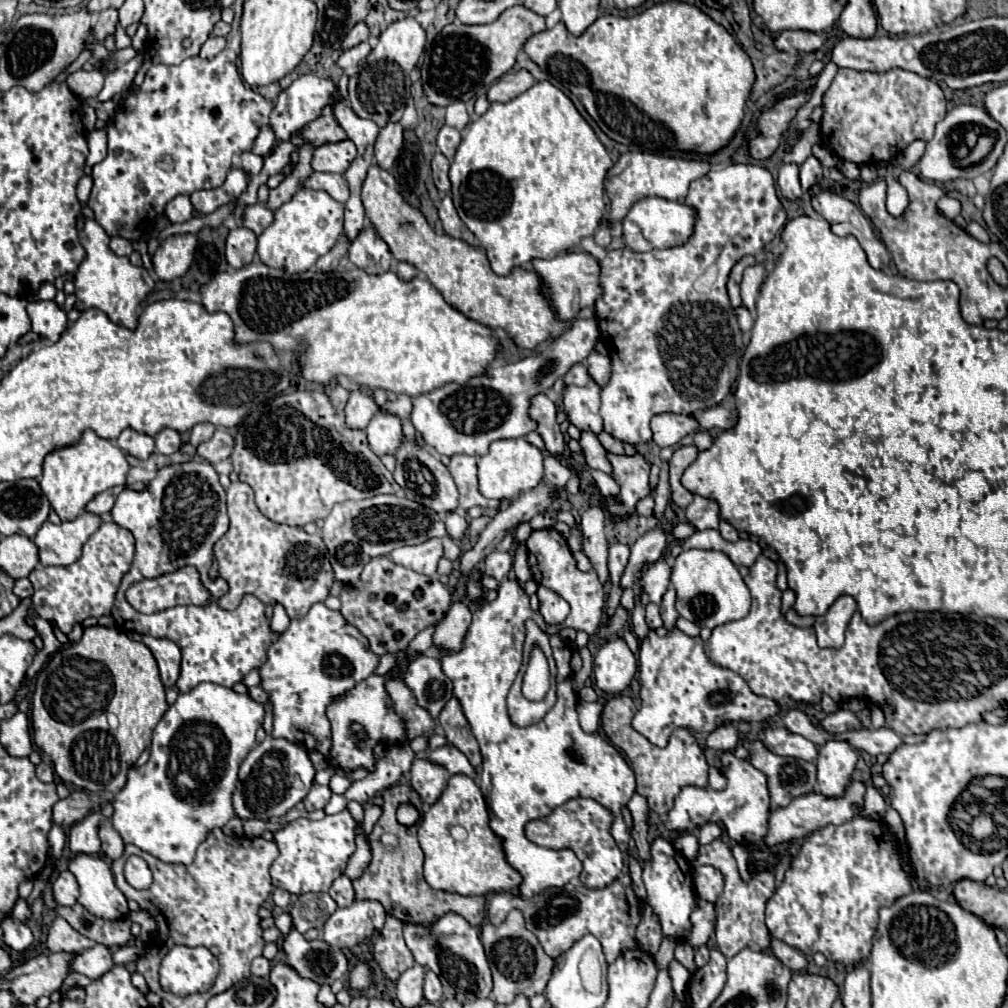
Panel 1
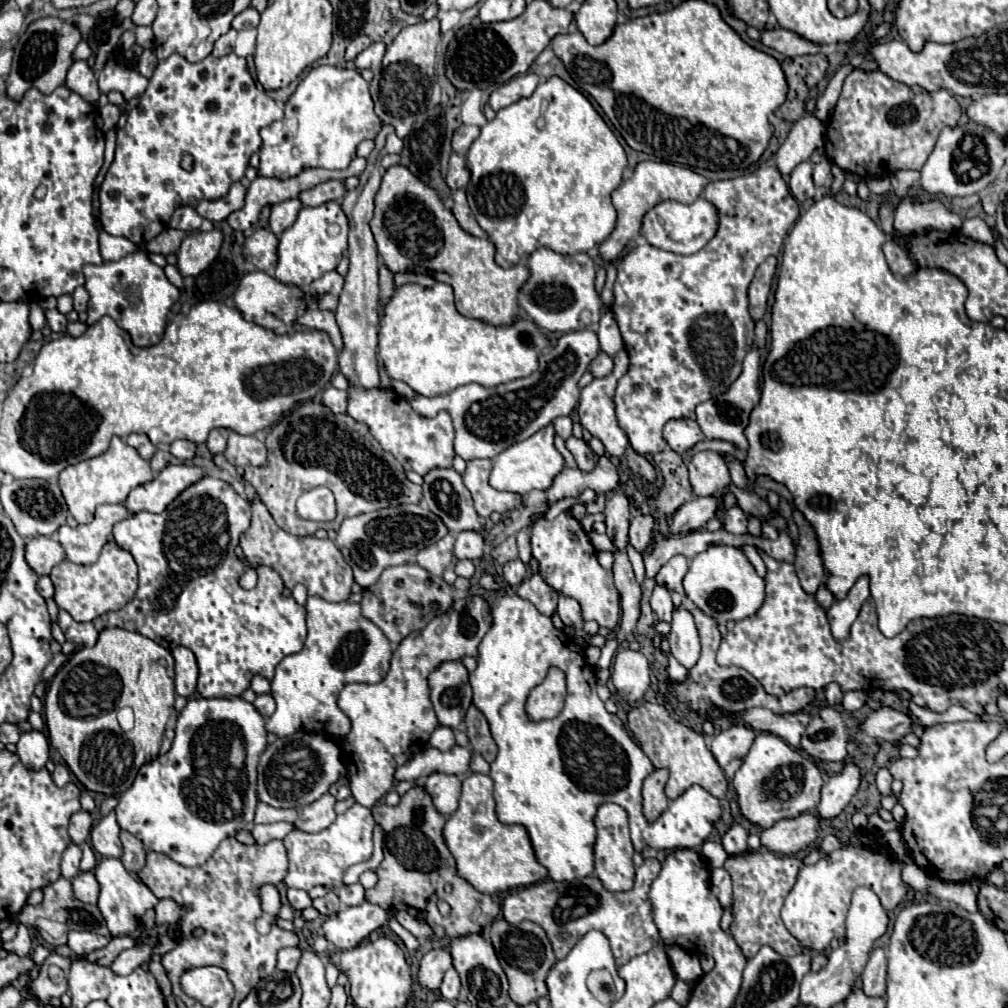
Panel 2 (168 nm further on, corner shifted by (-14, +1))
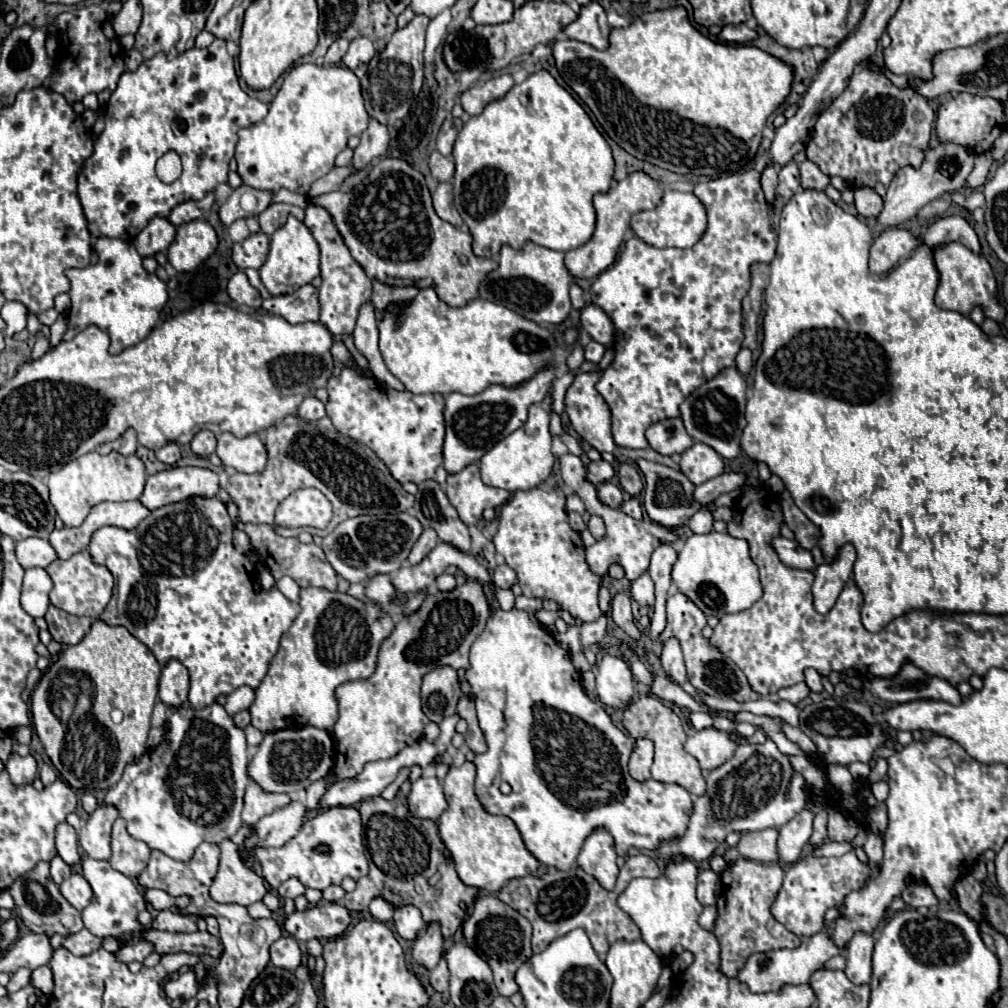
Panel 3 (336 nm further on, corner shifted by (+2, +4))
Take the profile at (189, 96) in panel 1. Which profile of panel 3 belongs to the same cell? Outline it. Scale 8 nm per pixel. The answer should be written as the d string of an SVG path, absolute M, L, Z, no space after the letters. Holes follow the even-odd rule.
M214 39L206 49L188 49L176 59L166 59L164 53L158 53L142 61L134 73L126 71L102 111L106 125L94 141L94 153L84 161L78 173L78 197L92 237L118 237L132 243L150 219L168 217L178 203L202 199L206 193L214 191L218 183L228 181L228 163L234 157L238 129L262 121L268 105L240 89L234 59L228 55L226 43ZM168 151L176 151L182 161L182 175L170 185L162 183L154 171L156 161Z

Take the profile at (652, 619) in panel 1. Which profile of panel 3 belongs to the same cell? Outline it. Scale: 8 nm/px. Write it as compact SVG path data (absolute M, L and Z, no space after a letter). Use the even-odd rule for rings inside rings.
M642 573L636 581L632 581L630 595L642 607L654 607L654 585L652 585L652 579L648 573Z

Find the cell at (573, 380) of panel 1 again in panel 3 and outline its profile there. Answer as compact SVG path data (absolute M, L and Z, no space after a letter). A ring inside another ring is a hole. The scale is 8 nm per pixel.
M590 341L590 343L586 345L586 359L592 361L592 363L598 363L598 361L602 359L604 351L606 351L604 345L600 345L598 341Z

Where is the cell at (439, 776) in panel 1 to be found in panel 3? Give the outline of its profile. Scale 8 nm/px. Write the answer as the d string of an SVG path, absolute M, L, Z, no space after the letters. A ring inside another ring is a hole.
M420 777L412 783L410 795L408 795L408 809L418 819L432 819L436 821L444 811L448 803L442 793L442 785L436 777Z

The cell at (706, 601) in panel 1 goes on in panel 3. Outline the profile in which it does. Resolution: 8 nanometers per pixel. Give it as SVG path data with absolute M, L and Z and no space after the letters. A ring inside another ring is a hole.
M710 531L704 535L690 535L678 553L672 579L690 601L694 601L706 615L714 617L750 609L762 597L760 575L750 557L748 541L736 539L728 533Z

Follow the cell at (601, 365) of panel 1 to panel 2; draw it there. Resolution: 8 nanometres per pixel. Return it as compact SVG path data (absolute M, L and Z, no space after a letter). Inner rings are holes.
M606 312L600 320L600 328L598 328L598 340L600 340L600 350L606 352L610 358L620 352L624 348L618 324L612 316L612 312Z

